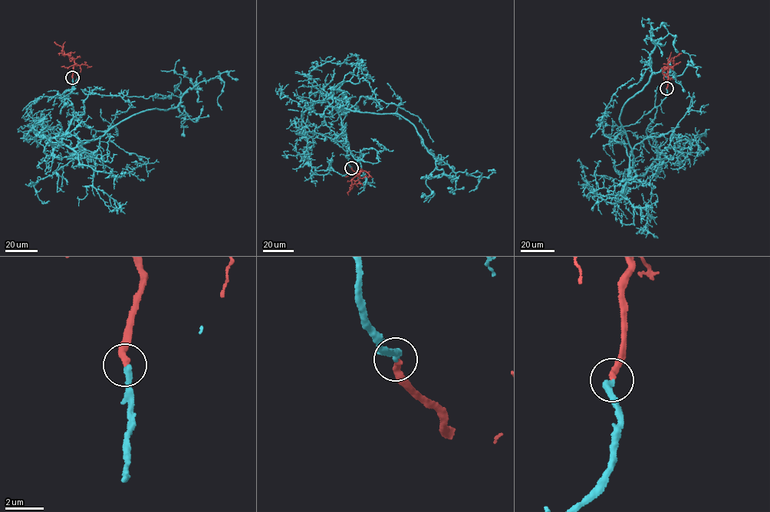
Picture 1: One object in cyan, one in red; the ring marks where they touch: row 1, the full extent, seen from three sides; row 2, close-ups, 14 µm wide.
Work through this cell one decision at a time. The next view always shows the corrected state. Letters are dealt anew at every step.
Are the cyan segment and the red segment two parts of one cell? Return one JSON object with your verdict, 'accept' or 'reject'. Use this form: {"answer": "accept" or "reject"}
{"answer": "accept"}

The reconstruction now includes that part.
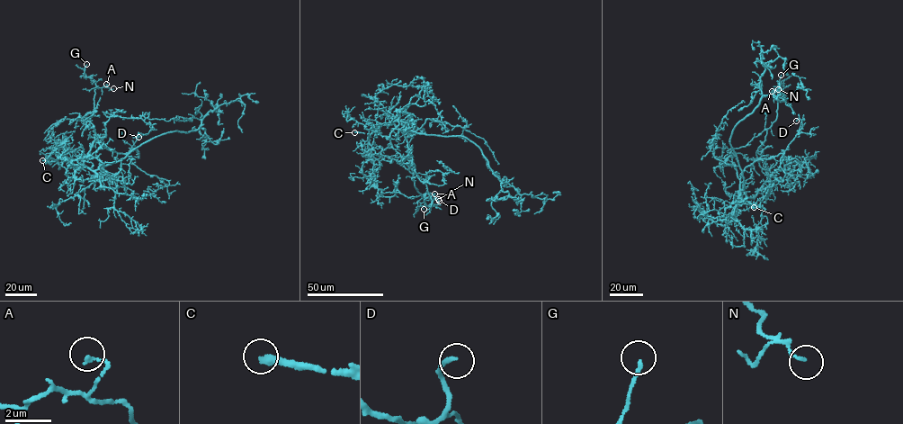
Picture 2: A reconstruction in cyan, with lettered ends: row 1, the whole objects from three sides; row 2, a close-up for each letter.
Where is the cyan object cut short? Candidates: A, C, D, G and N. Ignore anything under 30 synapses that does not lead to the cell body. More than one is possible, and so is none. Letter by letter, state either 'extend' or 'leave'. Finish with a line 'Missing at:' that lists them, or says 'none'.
A: leave
C: extend
D: extend
G: leave
N: leave
Missing at: C, D

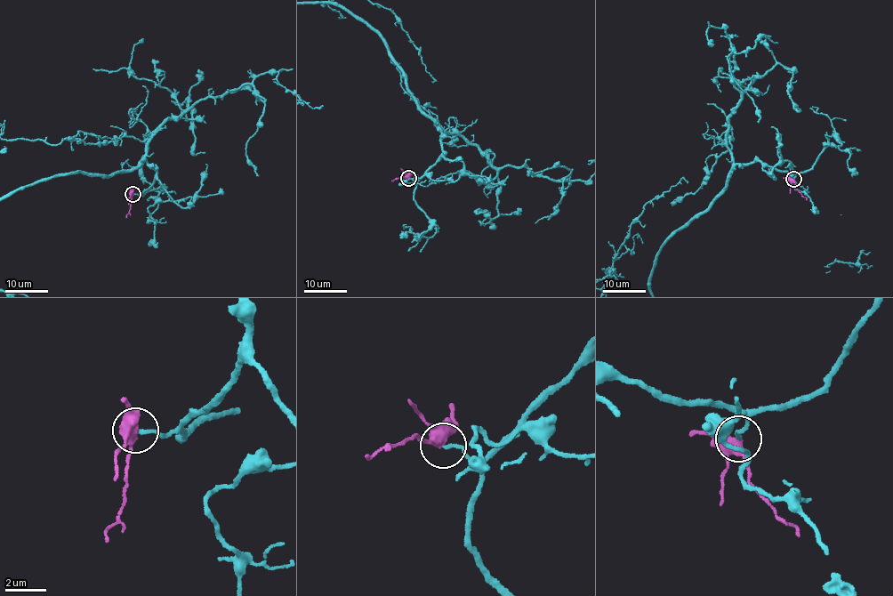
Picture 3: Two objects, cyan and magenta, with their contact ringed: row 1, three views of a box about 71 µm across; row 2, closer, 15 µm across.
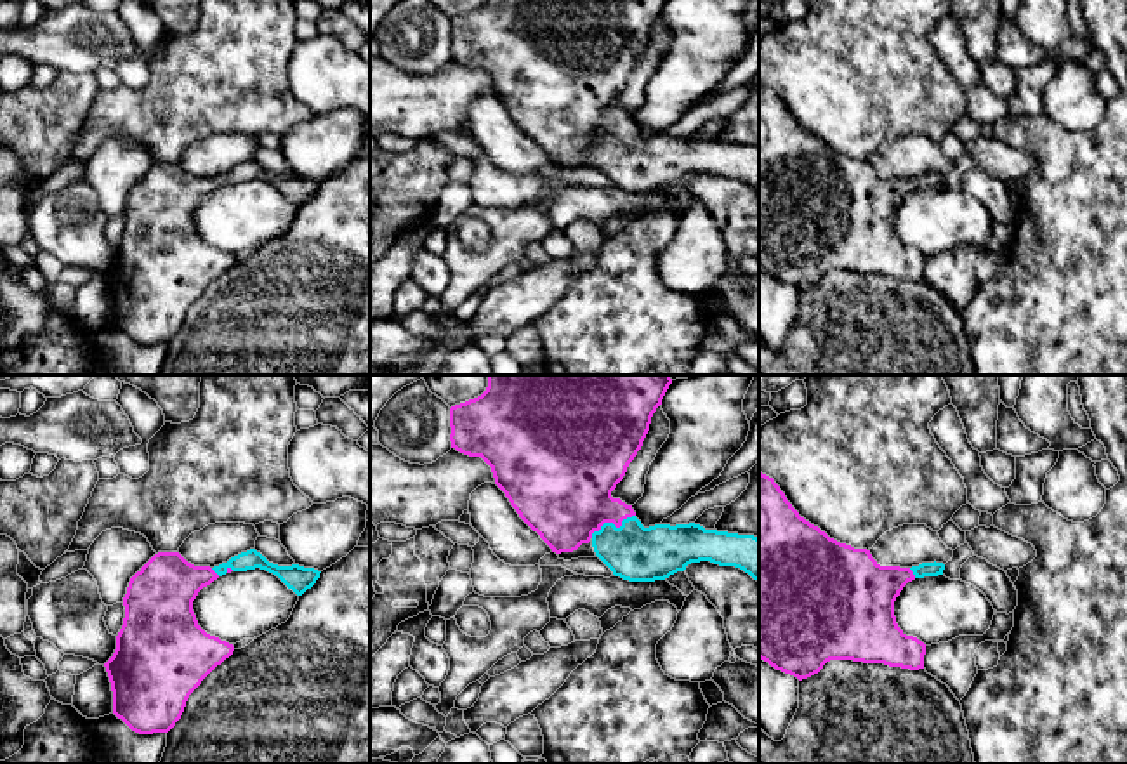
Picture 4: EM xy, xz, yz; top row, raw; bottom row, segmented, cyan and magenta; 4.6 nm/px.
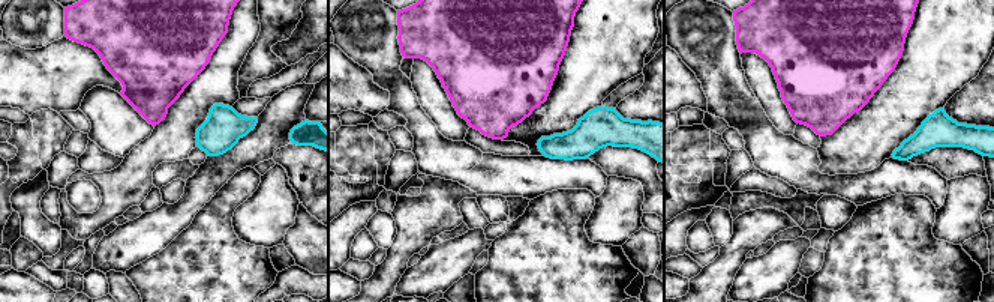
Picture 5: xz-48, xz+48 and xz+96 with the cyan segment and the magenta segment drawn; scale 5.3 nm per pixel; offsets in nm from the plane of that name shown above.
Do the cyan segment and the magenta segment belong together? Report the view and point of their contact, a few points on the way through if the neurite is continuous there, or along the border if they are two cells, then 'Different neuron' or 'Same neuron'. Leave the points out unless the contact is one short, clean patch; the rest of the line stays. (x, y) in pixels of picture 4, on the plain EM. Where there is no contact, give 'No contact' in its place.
Touches cyan at xz (612, 134). Path across: xz (634, 164), (617, 146), (612, 134), (573, 117), (565, 108). Same neuron

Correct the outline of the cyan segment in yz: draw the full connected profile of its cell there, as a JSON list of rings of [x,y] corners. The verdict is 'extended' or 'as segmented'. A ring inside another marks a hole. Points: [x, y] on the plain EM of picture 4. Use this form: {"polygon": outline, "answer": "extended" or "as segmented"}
{"polygon": [[[759,83],[759,269],[776,281],[802,292],[830,271],[924,280],[926,255],[898,238],[894,212],[908,193],[943,186],[943,181],[936,172],[912,179],[880,177],[870,161],[840,155],[801,128],[774,90]]], "answer": "extended"}

